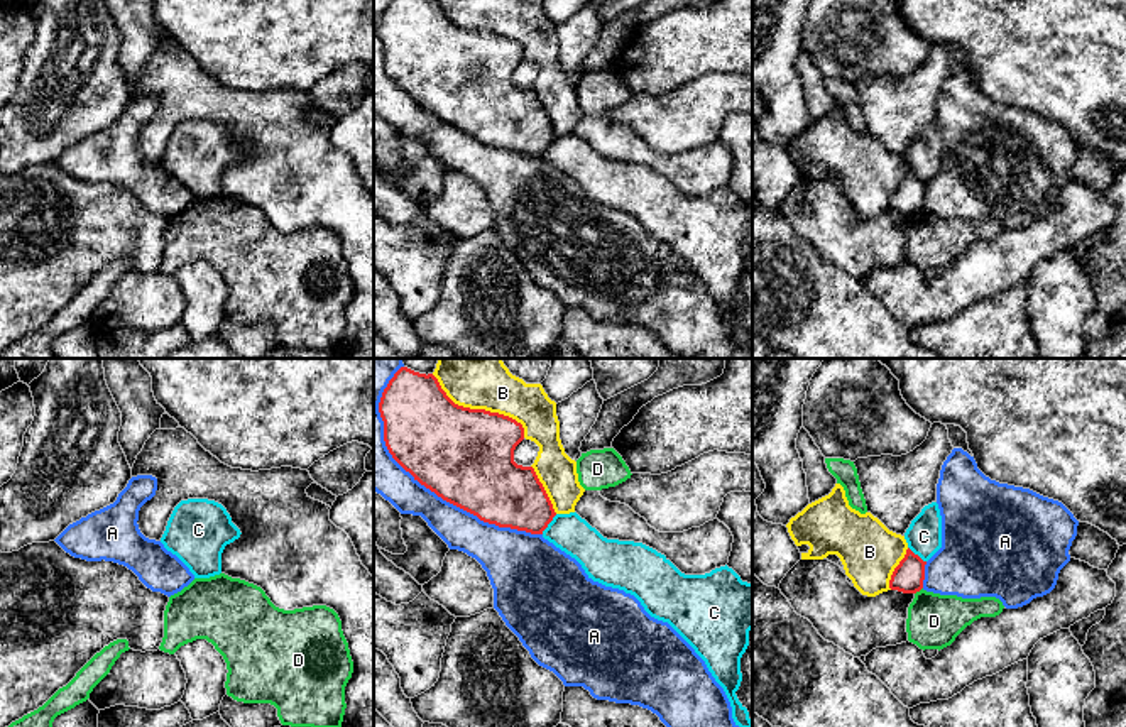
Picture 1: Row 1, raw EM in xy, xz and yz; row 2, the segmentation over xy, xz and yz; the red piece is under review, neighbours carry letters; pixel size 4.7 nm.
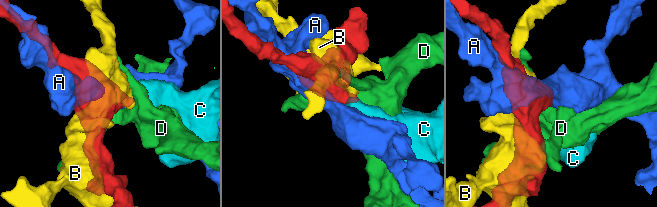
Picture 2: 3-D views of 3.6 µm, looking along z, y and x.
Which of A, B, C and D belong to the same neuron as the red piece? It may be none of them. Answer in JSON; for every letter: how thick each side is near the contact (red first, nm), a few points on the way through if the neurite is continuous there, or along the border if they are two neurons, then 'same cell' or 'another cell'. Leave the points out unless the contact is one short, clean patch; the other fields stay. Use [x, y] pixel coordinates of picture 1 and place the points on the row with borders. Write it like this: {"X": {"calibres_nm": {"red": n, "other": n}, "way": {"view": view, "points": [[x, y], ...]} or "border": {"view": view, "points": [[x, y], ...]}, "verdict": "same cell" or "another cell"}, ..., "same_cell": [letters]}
{"A": {"calibres_nm": {"red": 460, "other": 200}, "verdict": "another cell"}, "B": {"calibres_nm": {"red": 460, "other": 320}, "verdict": "another cell"}, "C": {"calibres_nm": {"red": 300, "other": 180}, "border": {"view": "xz", "points": [[557, 514], [541, 533]]}, "verdict": "another cell"}, "D": {"calibres_nm": {"red": 150, "other": 260}, "border": {"view": "yz", "points": [[922, 587], [915, 594]]}, "verdict": "another cell"}, "same_cell": []}

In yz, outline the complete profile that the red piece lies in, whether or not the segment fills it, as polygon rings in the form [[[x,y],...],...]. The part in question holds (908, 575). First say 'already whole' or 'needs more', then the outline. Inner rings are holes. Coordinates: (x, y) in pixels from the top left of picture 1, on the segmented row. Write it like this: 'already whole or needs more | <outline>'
already whole | [[[908,548],[905,558],[899,561],[891,575],[889,588],[903,593],[920,592],[925,580],[925,565],[926,561],[923,561]]]

